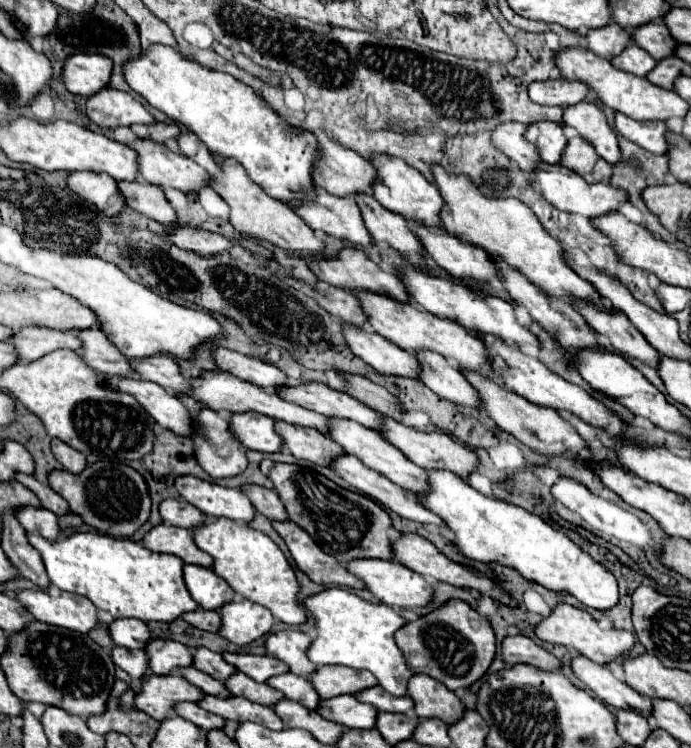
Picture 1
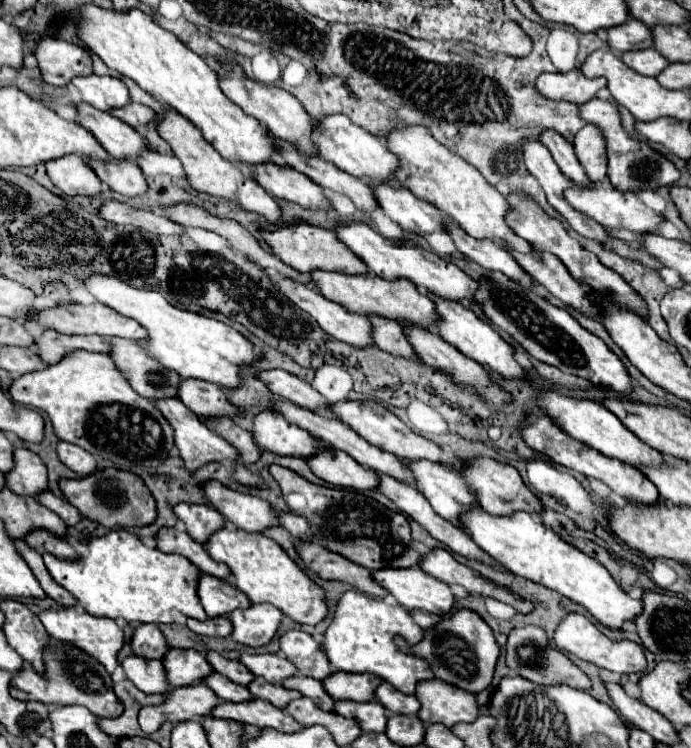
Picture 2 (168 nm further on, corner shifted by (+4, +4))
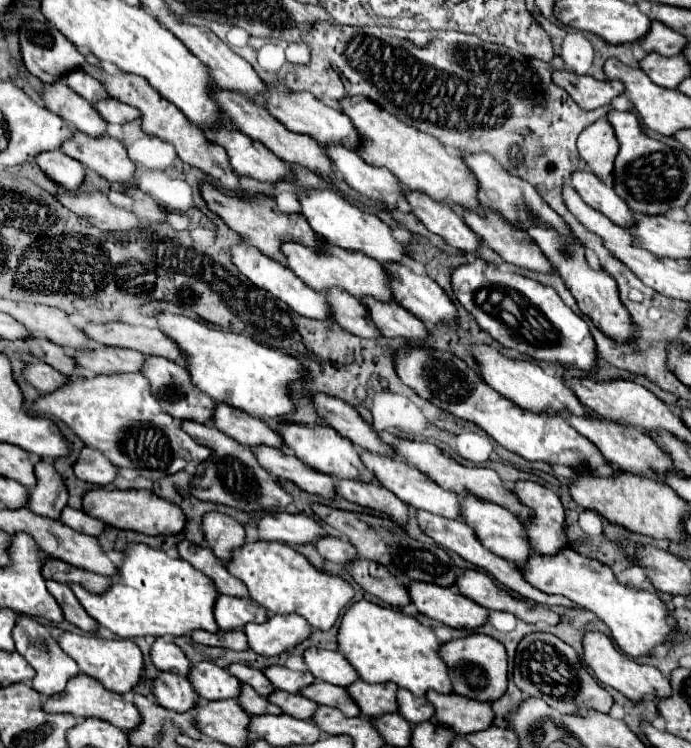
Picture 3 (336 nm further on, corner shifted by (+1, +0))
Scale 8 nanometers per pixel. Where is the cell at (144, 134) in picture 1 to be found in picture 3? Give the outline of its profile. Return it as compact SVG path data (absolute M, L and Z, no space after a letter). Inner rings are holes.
M119 100L95 102L93 106L109 124L127 124L127 122L133 122L133 120L137 120L141 116L137 108L127 106L127 104L119 102Z

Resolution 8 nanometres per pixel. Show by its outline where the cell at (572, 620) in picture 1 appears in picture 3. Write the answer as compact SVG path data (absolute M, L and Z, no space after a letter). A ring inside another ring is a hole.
M585 632L583 634L583 664L595 672L595 676L599 678L599 682L603 682L605 686L613 686L615 690L619 690L621 694L625 694L627 698L631 700L641 700L645 694L651 694L651 696L657 696L657 698L665 698L671 694L671 686L669 686L669 680L653 666L647 666L647 664L637 664L633 658L629 658L627 654L623 654L609 636L605 636L603 632Z

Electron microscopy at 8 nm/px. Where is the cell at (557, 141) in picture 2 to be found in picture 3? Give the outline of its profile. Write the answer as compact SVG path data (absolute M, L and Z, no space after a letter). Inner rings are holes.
M575 170L569 178L569 184L573 184L573 188L581 194L581 198L589 202L589 206L593 206L595 210L601 210L601 214L609 216L615 224L625 226L625 222L633 218L629 206L625 206L625 202L615 194L613 188L597 180L595 174L587 170Z

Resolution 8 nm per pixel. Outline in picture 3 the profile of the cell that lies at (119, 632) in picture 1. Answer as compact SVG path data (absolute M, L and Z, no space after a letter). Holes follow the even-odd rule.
M157 638L153 642L153 646L151 646L151 662L159 670L181 674L181 676L187 676L189 670L191 670L191 664L185 658L185 654L173 642L167 642L165 638Z

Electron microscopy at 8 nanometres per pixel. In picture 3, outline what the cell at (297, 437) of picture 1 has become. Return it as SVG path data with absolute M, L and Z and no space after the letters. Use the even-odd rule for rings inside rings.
M335 480L335 490L339 496L357 502L361 506L367 506L375 512L387 514L391 520L395 520L399 526L407 520L407 504L401 502L393 492L385 490L377 480L373 482L361 482L361 480Z

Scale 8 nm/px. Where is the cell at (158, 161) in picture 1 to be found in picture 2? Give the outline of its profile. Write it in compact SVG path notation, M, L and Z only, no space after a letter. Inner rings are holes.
M78 102L76 110L76 122L98 138L112 158L138 158L138 152L146 148L146 140L132 126L114 118L112 114L94 110L94 106L86 102Z

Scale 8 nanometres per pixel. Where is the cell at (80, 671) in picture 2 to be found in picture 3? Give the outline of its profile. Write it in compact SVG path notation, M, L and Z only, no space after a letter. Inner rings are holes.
M77 674L75 678L69 678L67 688L61 694L49 696L49 700L43 702L43 710L45 712L67 712L67 714L73 714L75 718L95 716L105 722L111 722L113 726L121 728L123 732L129 732L131 728L135 728L139 724L137 708L127 708L123 698L117 692L107 690L105 686L101 686L101 682L97 682L95 678L91 678L87 674Z

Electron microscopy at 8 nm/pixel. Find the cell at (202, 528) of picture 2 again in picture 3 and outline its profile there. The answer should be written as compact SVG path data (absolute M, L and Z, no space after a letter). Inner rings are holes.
M221 512L203 514L201 528L205 534L207 546L223 562L225 562L225 558L229 558L229 550L235 550L241 542L245 542L243 524Z

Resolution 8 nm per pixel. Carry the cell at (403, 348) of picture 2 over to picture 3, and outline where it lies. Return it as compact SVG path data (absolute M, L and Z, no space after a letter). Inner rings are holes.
M331 290L325 296L329 298L329 302L333 302L333 312L337 314L335 322L341 328L367 340L383 338L363 302L357 302L357 298L353 298L351 294L341 294L341 290Z

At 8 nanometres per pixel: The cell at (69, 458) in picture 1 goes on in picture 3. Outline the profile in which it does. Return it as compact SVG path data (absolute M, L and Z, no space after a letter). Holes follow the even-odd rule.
M81 448L79 458L73 466L73 472L77 478L97 484L97 486L107 486L115 480L117 476L117 466L113 466L109 460L105 460L97 450L93 448Z

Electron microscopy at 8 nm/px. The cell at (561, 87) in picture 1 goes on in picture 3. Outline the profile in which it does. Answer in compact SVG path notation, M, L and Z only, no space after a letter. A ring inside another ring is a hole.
M567 70L553 72L553 82L559 88L563 88L583 110L607 106L611 98L623 94L621 82L607 82L607 80L595 80L591 76L577 76Z

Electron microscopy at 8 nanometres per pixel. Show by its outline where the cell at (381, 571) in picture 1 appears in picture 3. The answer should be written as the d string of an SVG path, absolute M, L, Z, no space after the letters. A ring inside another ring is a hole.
M409 582L407 594L421 614L451 628L477 628L487 620L485 608L449 586L441 588L429 582Z

